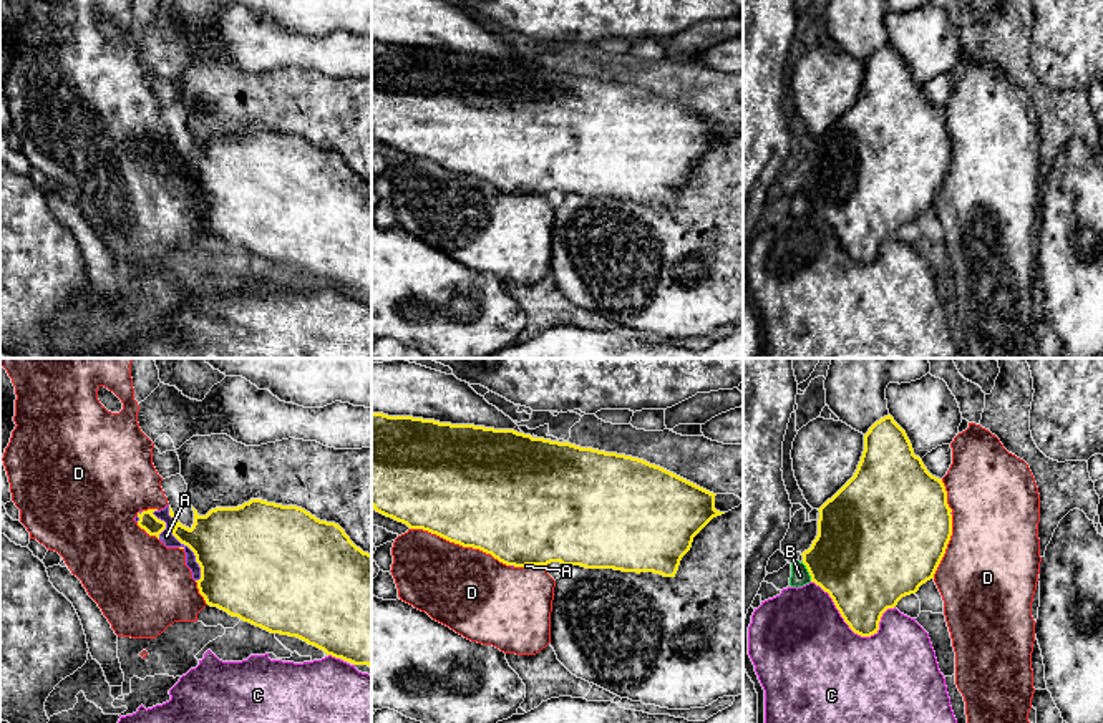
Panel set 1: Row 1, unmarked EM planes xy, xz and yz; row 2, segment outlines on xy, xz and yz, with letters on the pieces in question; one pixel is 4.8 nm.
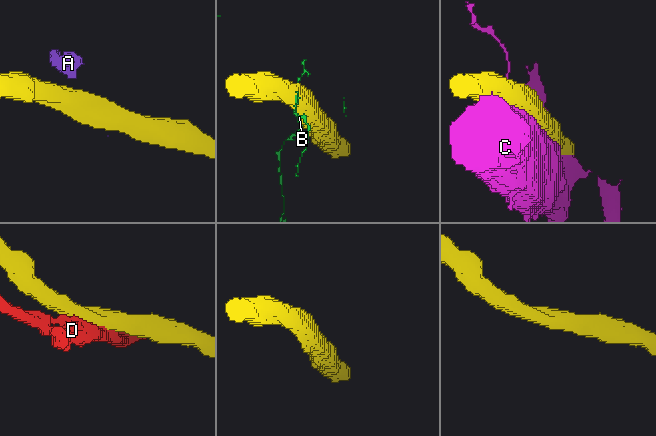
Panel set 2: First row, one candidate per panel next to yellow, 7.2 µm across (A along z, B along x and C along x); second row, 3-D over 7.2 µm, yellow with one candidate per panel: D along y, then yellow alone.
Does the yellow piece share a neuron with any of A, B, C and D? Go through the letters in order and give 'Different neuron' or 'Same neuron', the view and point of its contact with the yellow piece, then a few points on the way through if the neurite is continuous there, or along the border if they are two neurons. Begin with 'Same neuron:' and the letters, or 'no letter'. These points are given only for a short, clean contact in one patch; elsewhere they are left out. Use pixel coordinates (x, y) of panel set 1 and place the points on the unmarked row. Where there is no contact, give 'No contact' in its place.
Same neuron: no letter
A: Different neuron. Touches yellow at xy (183, 171)
B: Different neuron. Touches yellow at yz (808, 199)
C: Different neuron. Touches yellow at yz (853, 259)
D: Different neuron. Touches yellow at xz (460, 173)

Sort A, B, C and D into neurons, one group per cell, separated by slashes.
A D / B / C

